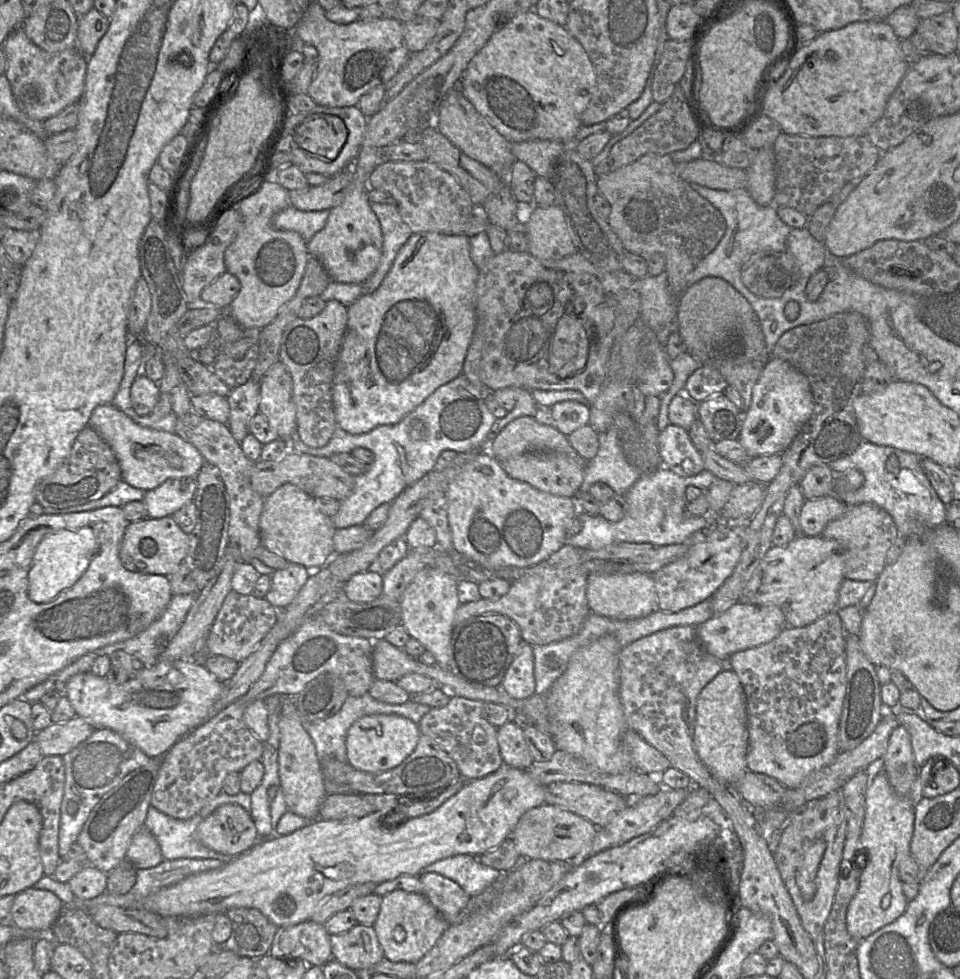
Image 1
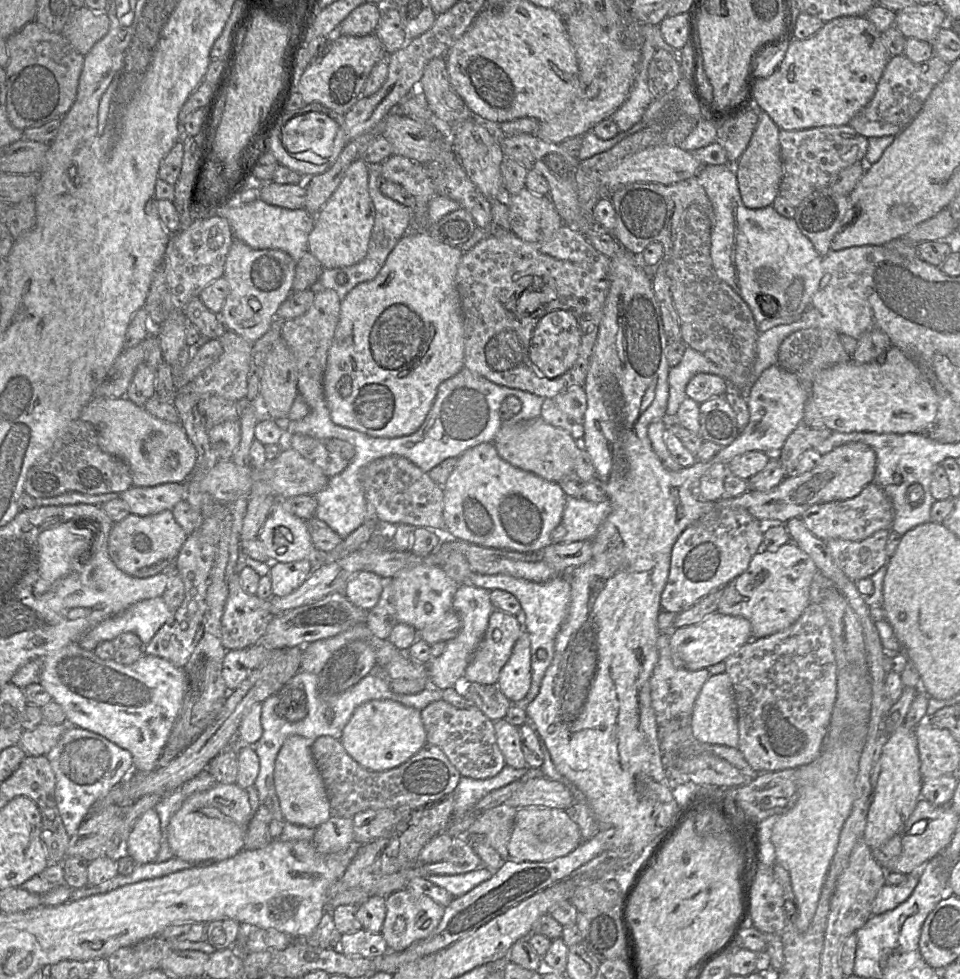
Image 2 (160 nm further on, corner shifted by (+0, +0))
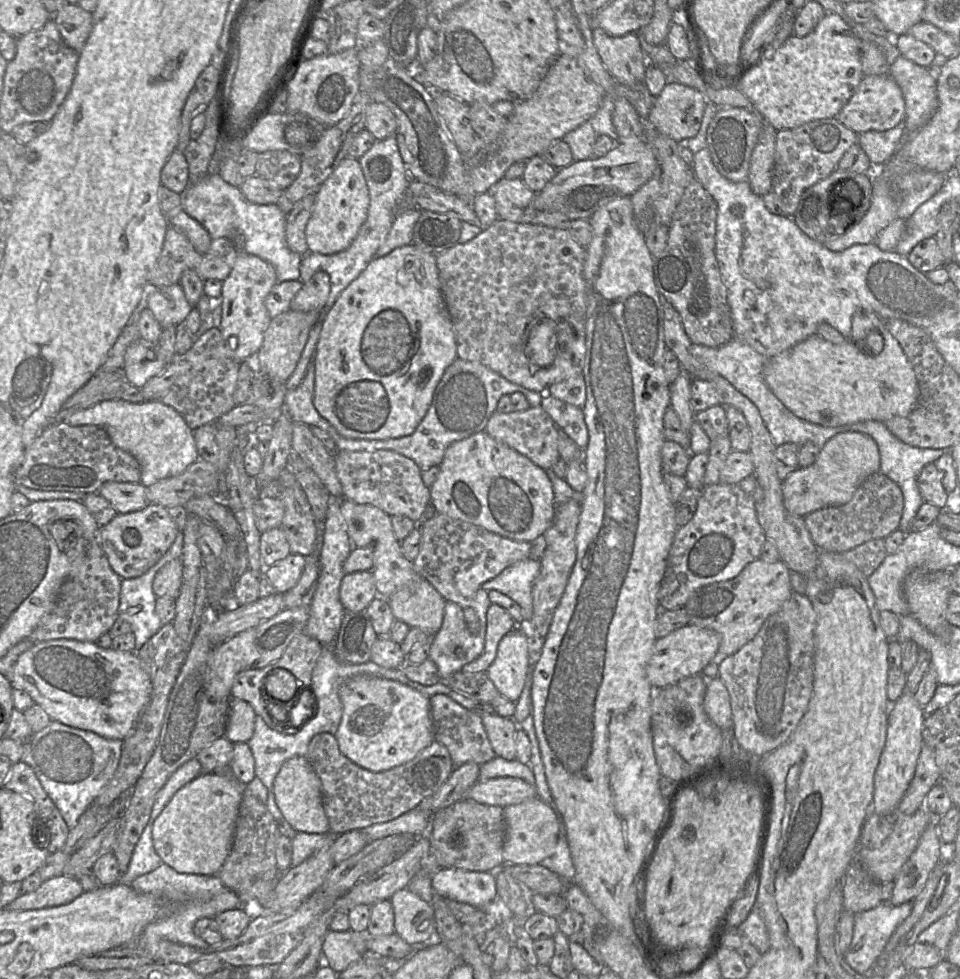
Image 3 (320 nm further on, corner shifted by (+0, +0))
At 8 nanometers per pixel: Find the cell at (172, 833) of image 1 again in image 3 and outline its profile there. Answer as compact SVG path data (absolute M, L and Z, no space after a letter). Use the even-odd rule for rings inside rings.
M196 758L180 766L157 792L149 819L155 820L173 795L201 773L203 773L202 767Z

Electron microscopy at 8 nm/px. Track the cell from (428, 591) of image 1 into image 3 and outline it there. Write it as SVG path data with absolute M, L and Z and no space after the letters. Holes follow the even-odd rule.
M341 499L340 510L353 548L367 547L373 551L371 573L375 579L378 595L388 599L401 586L418 575L412 561L406 559L401 551L401 541L394 534L390 515L370 504L357 504L347 499Z

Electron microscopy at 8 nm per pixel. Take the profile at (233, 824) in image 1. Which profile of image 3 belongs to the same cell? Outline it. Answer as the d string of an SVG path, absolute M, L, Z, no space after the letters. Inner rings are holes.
M201 773L180 788L153 823L153 845L162 862L179 873L216 874L231 852L246 785L233 775Z

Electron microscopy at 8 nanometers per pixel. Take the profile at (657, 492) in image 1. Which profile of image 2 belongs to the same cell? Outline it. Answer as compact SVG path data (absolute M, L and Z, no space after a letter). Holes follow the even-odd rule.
M567 496L561 524L566 529L564 543L592 540L611 512L609 500L600 503Z

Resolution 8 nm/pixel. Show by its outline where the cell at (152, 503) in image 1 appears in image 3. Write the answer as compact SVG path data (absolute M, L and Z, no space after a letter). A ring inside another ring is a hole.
M106 482L98 493L107 499L117 513L125 514L144 509L150 503L141 483Z

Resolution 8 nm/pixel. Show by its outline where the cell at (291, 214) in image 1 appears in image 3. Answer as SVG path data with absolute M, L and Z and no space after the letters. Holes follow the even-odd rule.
M207 173L198 182L190 184L182 195L182 209L199 222L211 239L227 238L236 248L269 262L275 269L277 282L299 280L302 255L291 251L285 239L286 214L276 204L255 204L249 202L238 187L228 184L218 173Z

